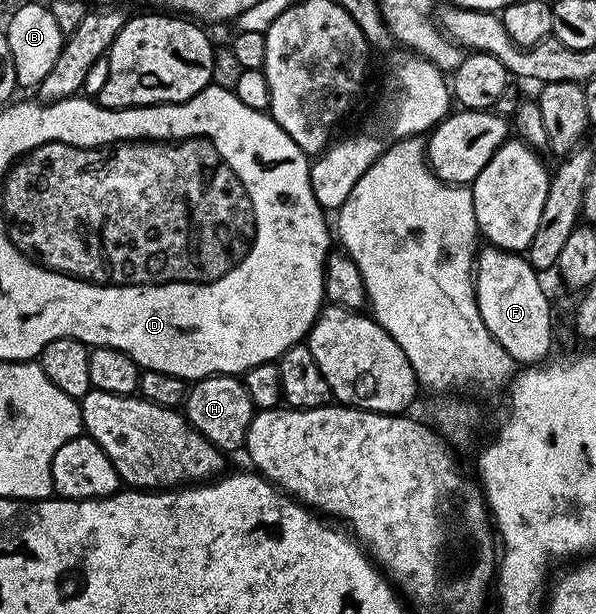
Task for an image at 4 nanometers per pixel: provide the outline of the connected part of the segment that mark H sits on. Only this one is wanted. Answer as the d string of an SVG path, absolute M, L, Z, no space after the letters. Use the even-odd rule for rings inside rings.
M217 373L214 377L201 377L193 385L196 386L187 390L182 401L182 412L188 418L188 424L225 455L231 455L235 449L243 450L254 412L243 380L236 375Z

